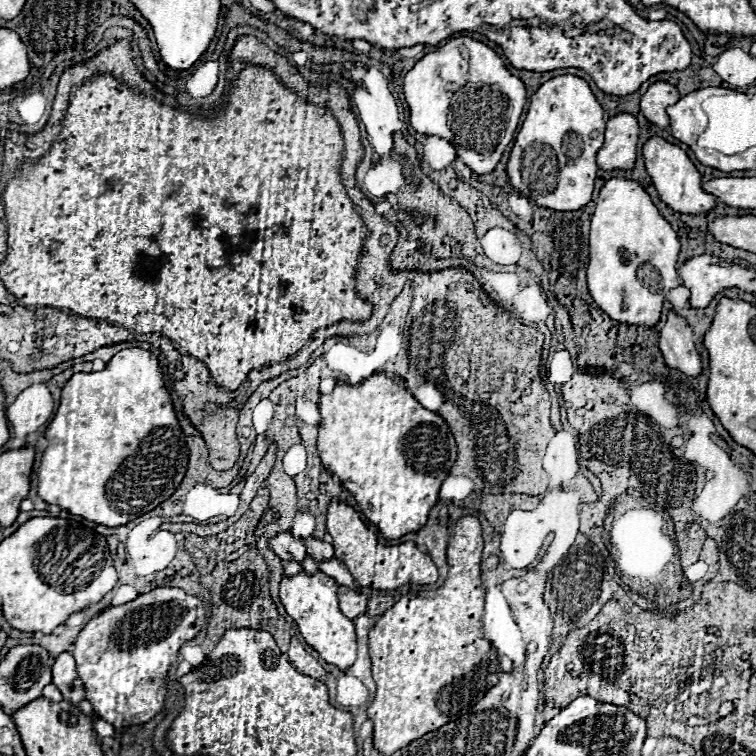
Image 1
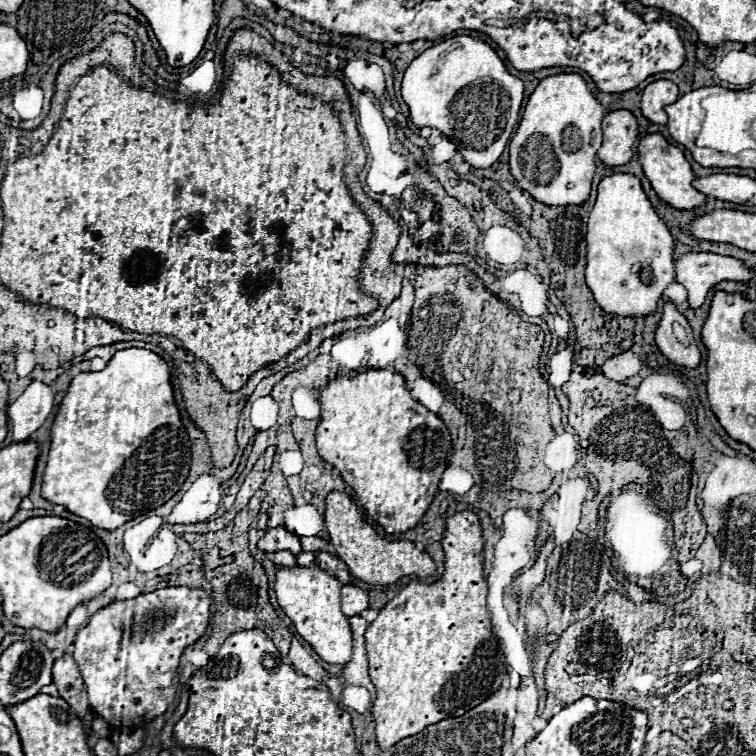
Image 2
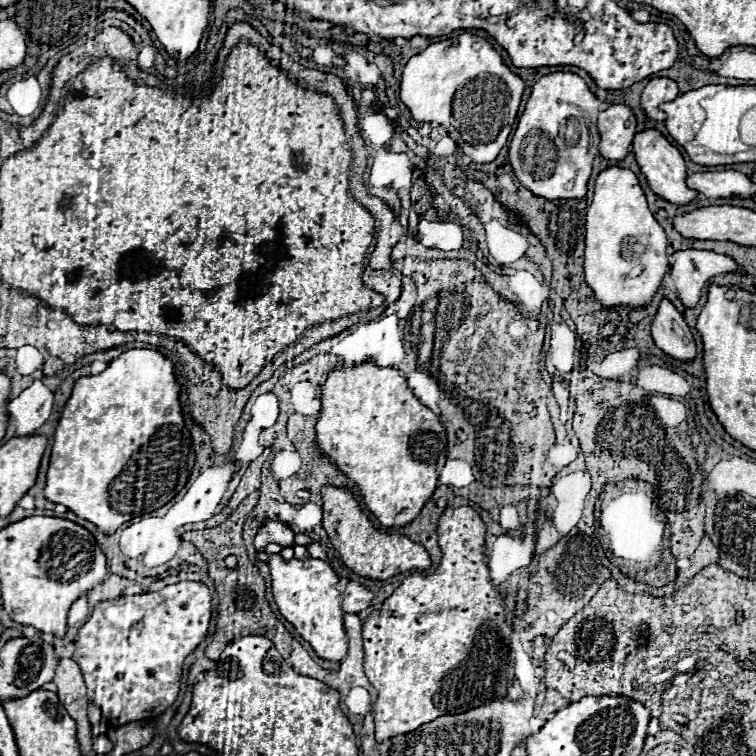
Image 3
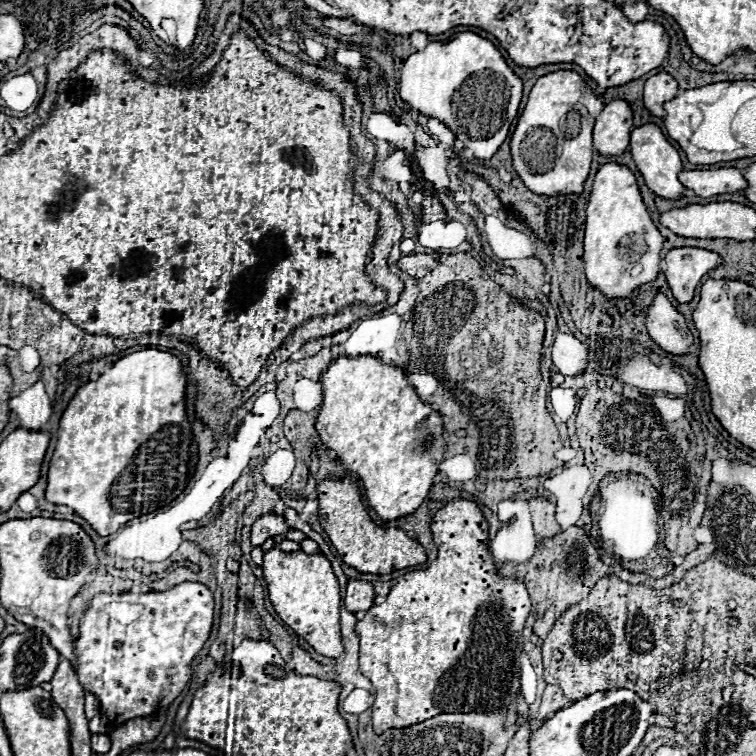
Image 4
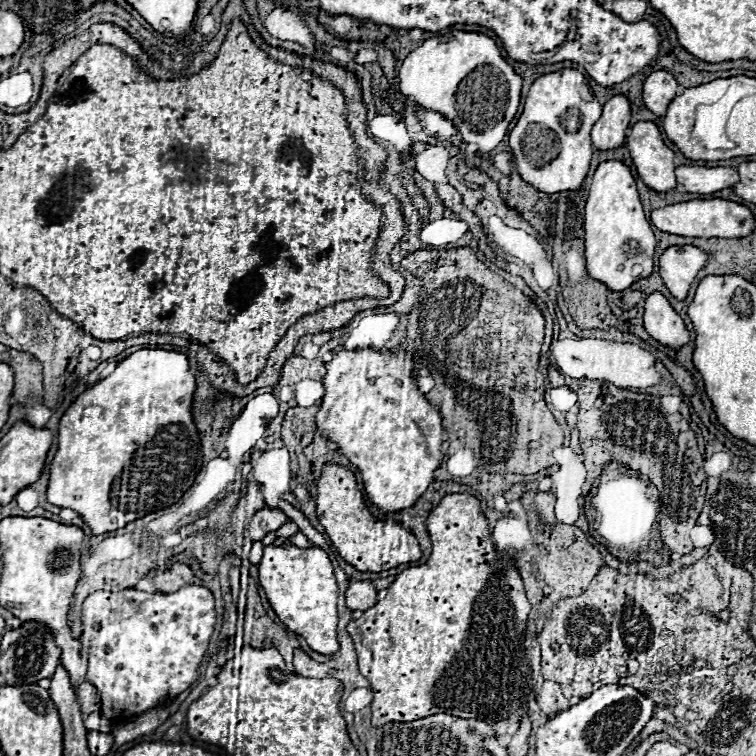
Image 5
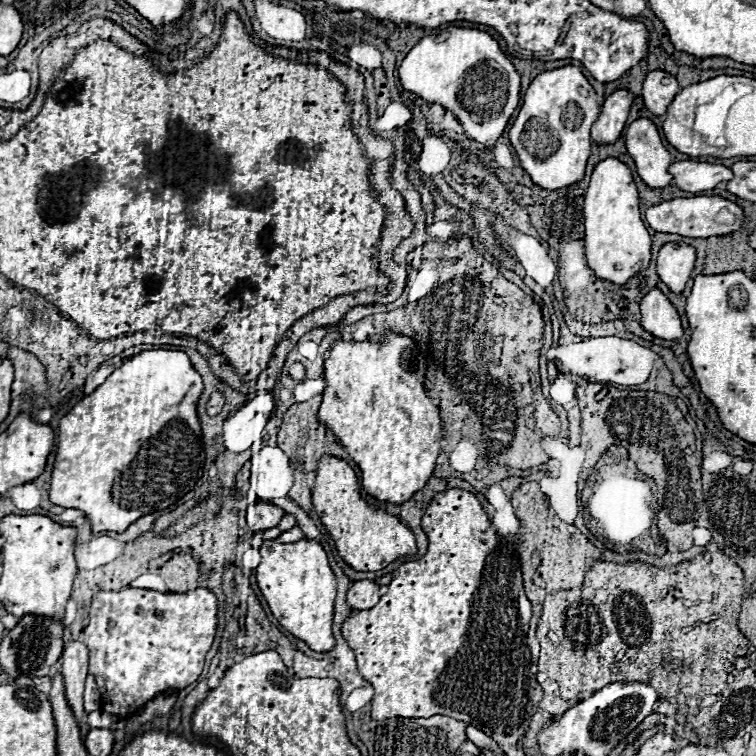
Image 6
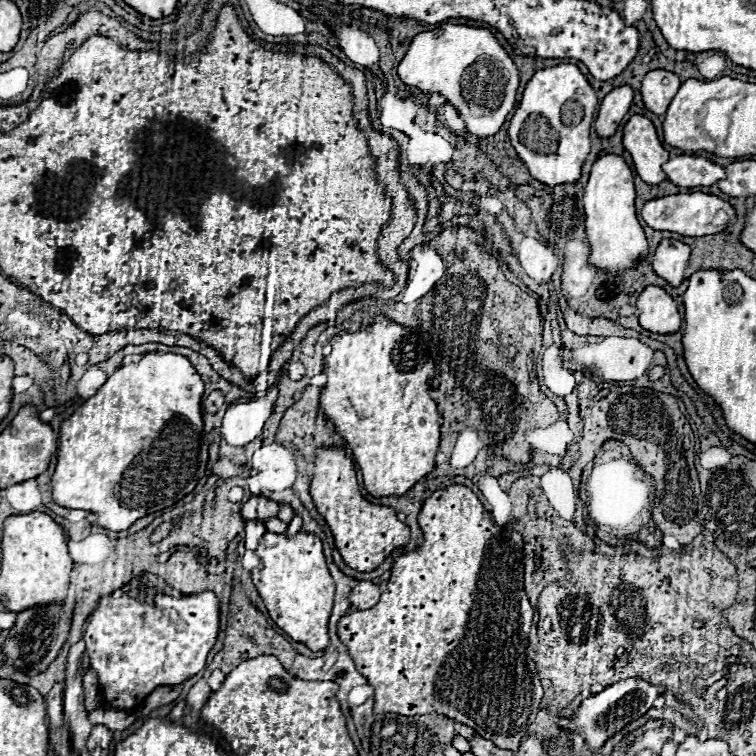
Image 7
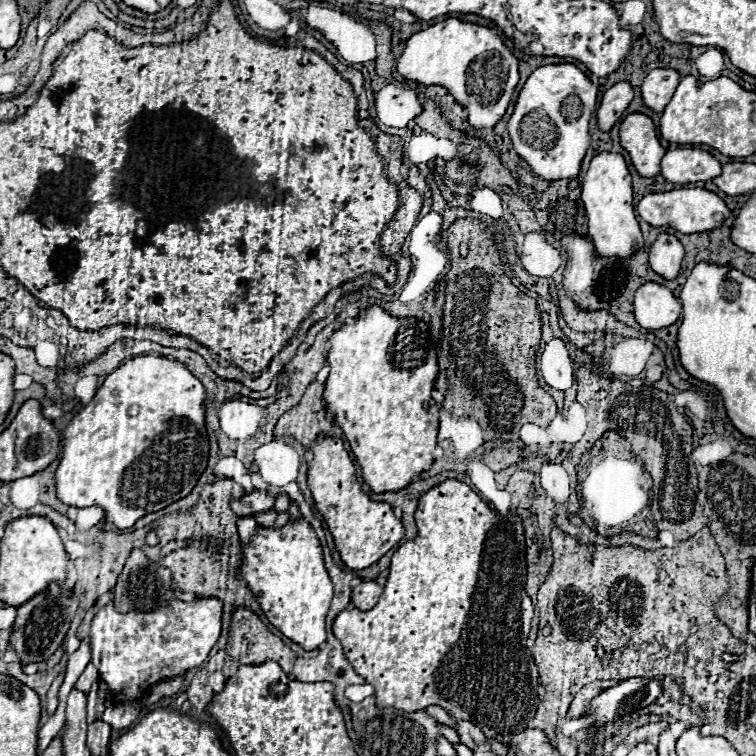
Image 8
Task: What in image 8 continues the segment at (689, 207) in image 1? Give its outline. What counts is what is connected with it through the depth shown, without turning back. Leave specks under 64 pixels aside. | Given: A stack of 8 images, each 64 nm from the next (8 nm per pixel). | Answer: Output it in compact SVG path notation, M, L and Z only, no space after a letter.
M628 114L620 124L620 144L628 150L632 164L636 170L646 176L658 176L660 174L660 160L666 154L666 148L660 146L654 122L640 114Z

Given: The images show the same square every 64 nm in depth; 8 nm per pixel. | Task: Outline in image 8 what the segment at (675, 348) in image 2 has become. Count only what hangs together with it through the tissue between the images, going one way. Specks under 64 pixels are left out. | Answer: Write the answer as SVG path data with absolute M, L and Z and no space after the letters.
M646 282L634 294L634 314L644 328L666 328L680 318L682 304L674 298L670 288Z

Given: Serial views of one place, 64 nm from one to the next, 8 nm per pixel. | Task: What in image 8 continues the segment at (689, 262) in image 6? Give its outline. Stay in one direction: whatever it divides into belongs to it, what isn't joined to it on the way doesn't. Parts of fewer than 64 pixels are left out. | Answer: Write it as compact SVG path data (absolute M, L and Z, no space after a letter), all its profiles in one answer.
M658 234L650 248L650 268L664 278L676 278L684 258L684 246L672 234Z

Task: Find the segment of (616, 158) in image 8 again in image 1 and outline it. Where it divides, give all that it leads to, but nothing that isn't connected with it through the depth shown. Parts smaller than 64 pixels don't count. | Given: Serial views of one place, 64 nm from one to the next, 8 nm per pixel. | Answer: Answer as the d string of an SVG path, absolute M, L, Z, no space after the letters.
M610 178L604 182L604 186L600 188L600 196L596 200L596 210L592 214L592 220L590 220L590 236L588 236L588 246L590 246L590 262L588 262L588 288L590 288L590 294L594 298L594 302L612 318L612 320L618 320L618 322L626 322L626 324L636 324L636 326L654 326L660 318L660 312L662 312L662 302L666 298L666 294L674 288L674 286L680 286L680 276L676 272L676 260L678 260L678 252L680 252L680 242L678 242L678 236L676 232L672 230L672 226L660 216L658 208L652 204L650 196L644 192L644 188L636 182L636 180L626 180L626 178Z

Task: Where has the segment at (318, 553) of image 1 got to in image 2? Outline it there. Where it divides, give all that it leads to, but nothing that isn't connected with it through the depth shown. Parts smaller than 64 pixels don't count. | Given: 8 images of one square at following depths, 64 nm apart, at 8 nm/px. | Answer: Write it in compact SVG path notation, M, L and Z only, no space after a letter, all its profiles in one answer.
M300 536L300 544L302 544L302 550L306 552L316 552L316 550L322 552L326 546L326 542L318 536Z

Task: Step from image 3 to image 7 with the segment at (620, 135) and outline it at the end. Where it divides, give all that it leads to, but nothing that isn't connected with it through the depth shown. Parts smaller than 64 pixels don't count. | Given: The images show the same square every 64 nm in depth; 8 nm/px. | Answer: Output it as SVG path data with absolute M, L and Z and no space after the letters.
M618 86L614 90L610 90L598 110L598 118L596 118L596 132L606 138L612 136L618 128L618 124L622 122L622 118L626 116L630 104L632 104L634 92L630 86Z

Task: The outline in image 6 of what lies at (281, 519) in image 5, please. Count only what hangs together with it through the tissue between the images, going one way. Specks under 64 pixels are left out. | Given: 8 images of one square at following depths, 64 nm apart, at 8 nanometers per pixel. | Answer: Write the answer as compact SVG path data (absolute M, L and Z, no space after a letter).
M254 502L248 506L246 510L246 520L248 520L248 528L252 532L256 530L266 530L266 528L272 528L280 522L284 510L270 504L270 502Z

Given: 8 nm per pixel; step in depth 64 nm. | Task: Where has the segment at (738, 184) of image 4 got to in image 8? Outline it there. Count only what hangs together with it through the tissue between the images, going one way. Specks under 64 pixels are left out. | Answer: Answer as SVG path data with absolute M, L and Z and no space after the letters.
M678 146L668 150L660 164L660 174L668 182L706 182L720 176L720 162L706 150L694 146Z

